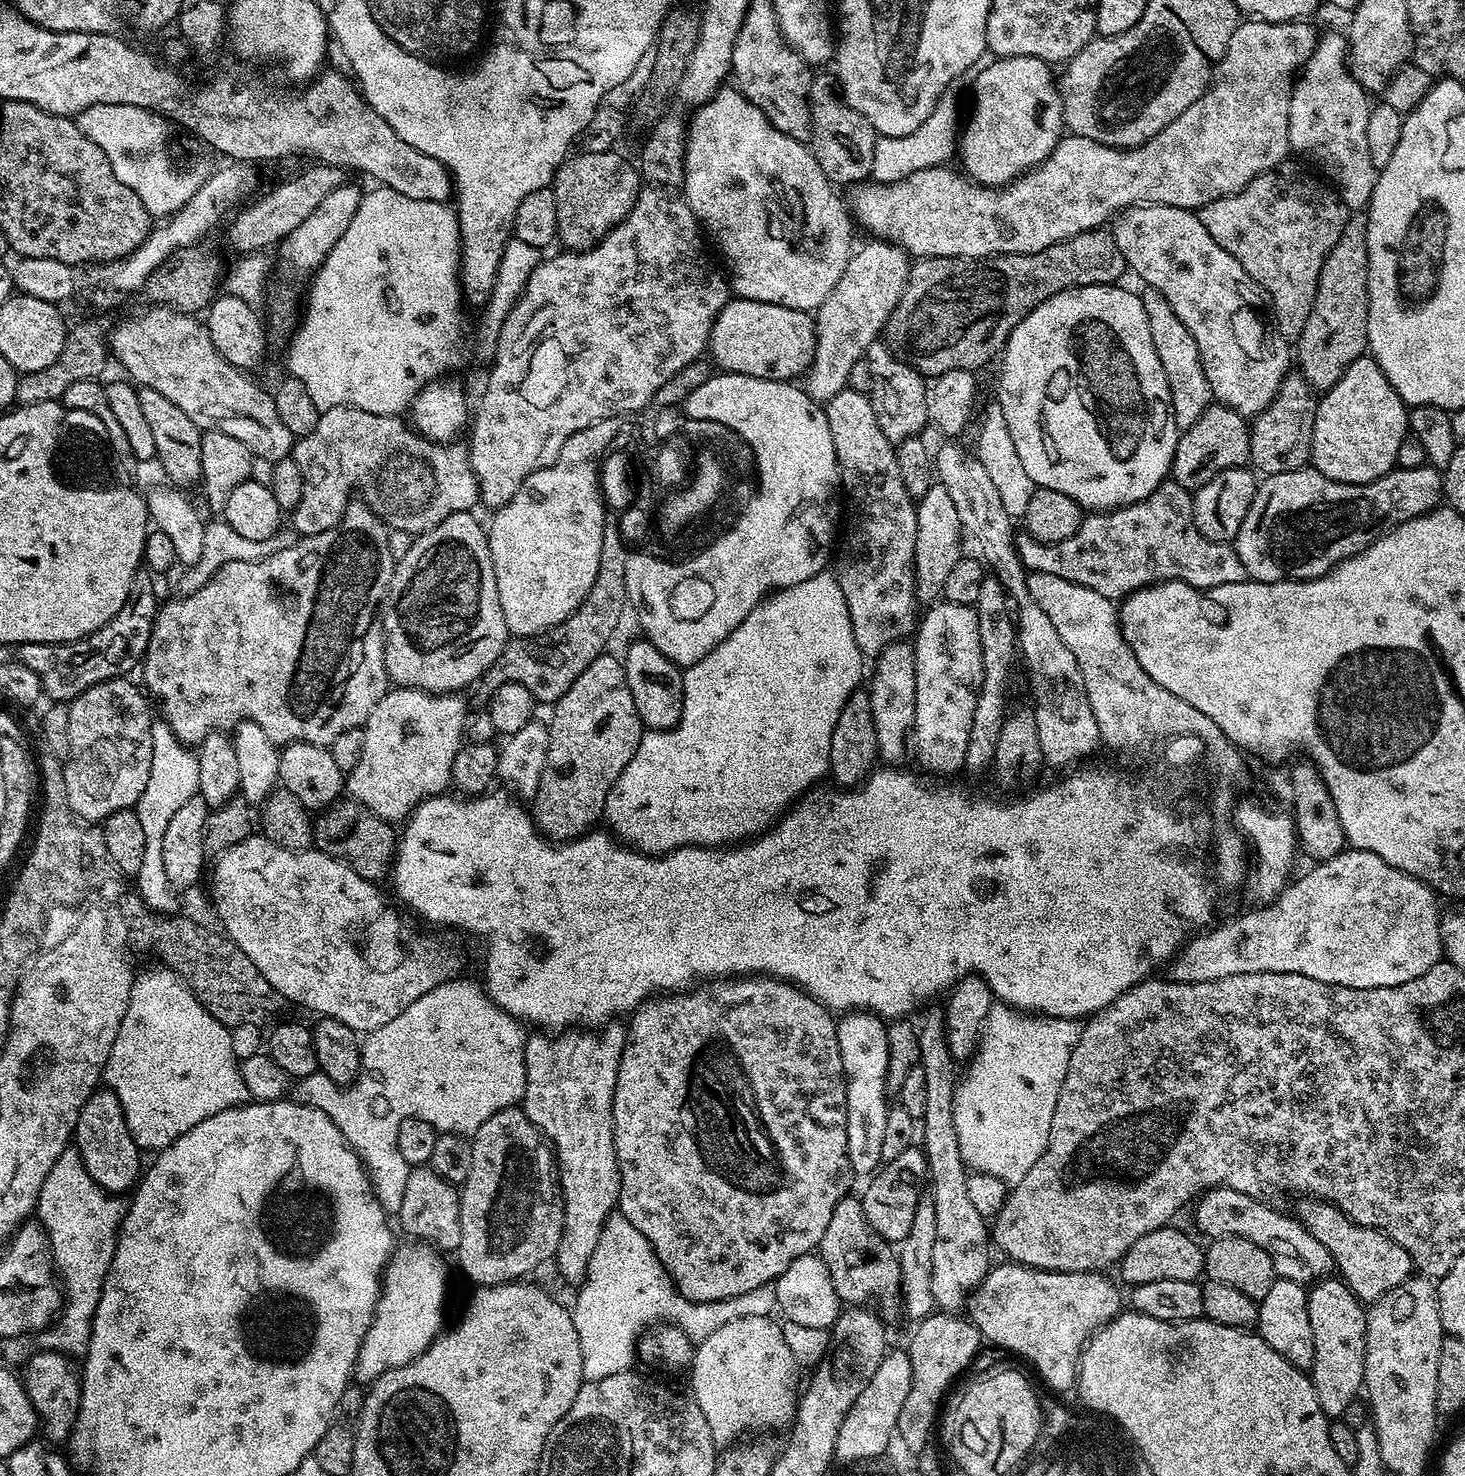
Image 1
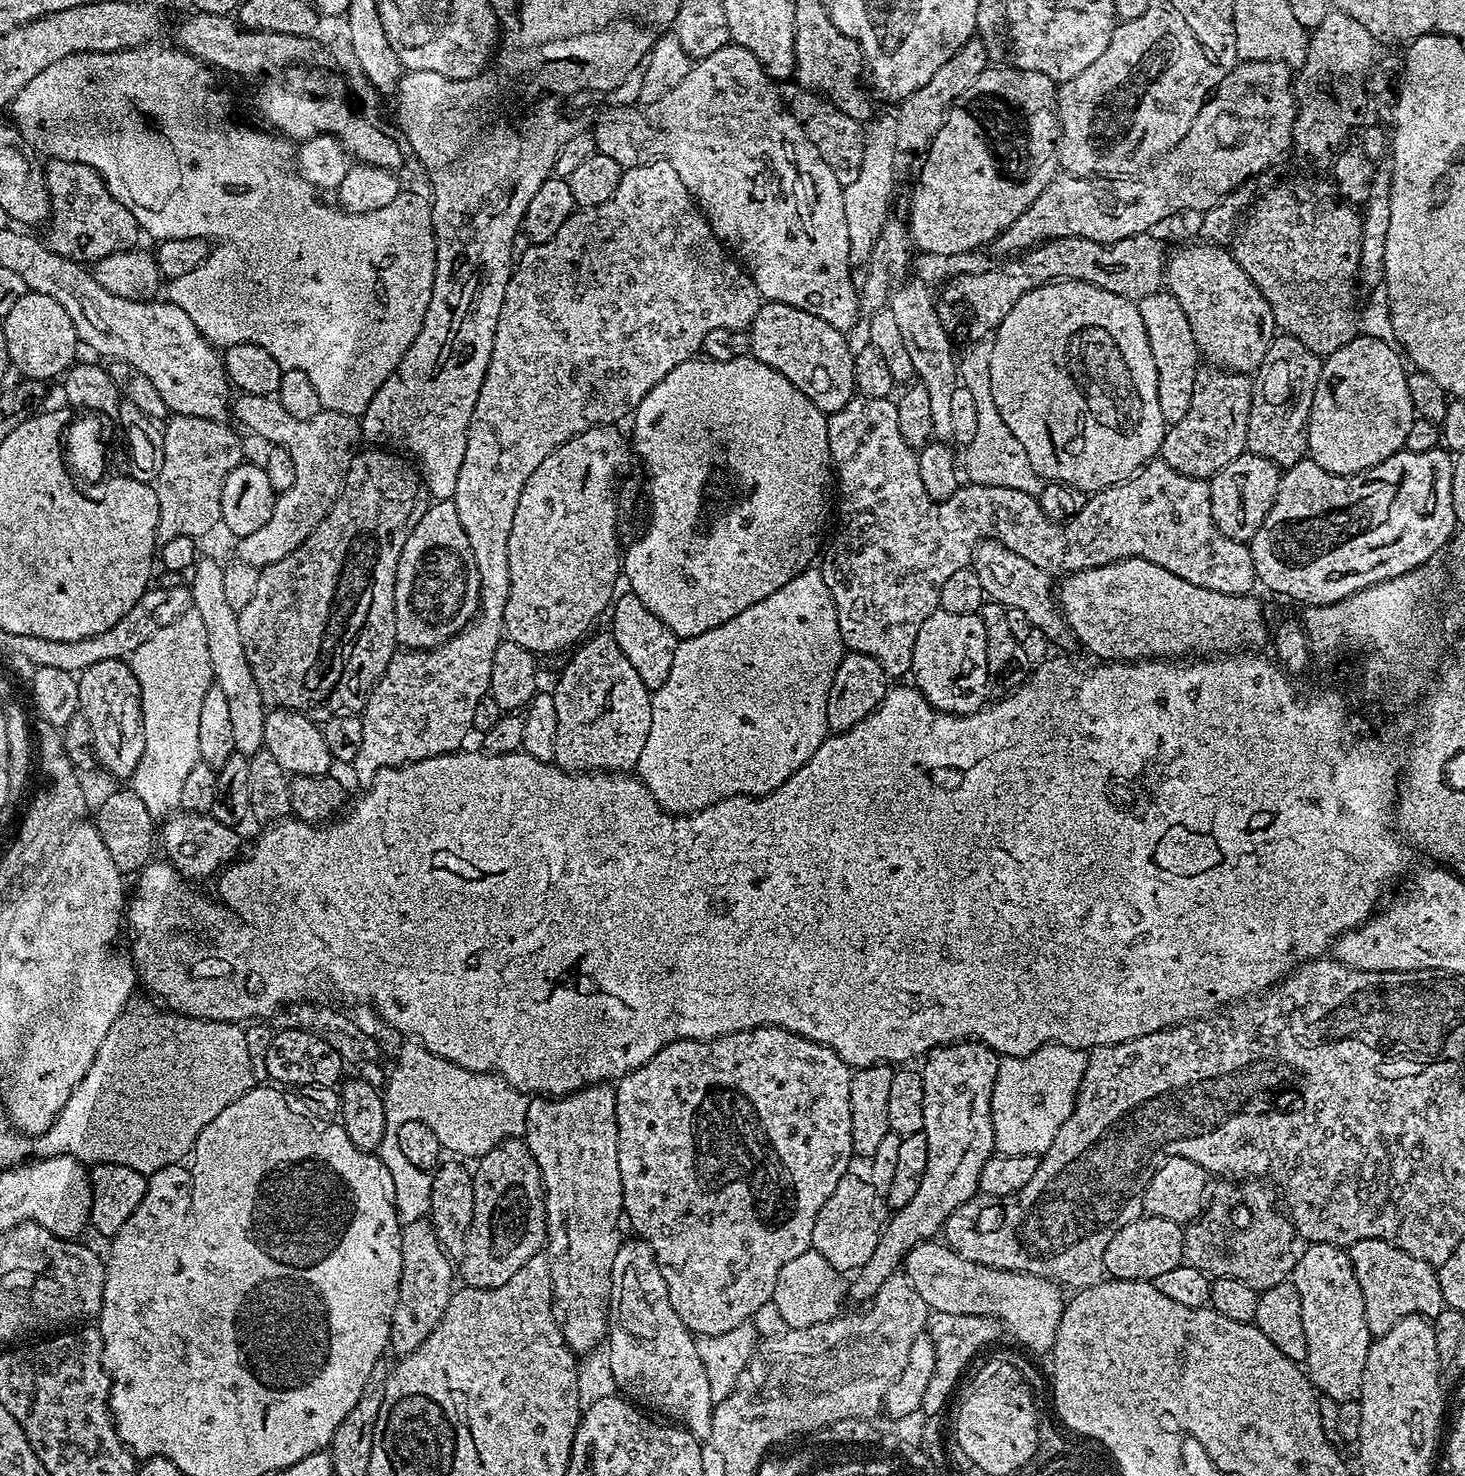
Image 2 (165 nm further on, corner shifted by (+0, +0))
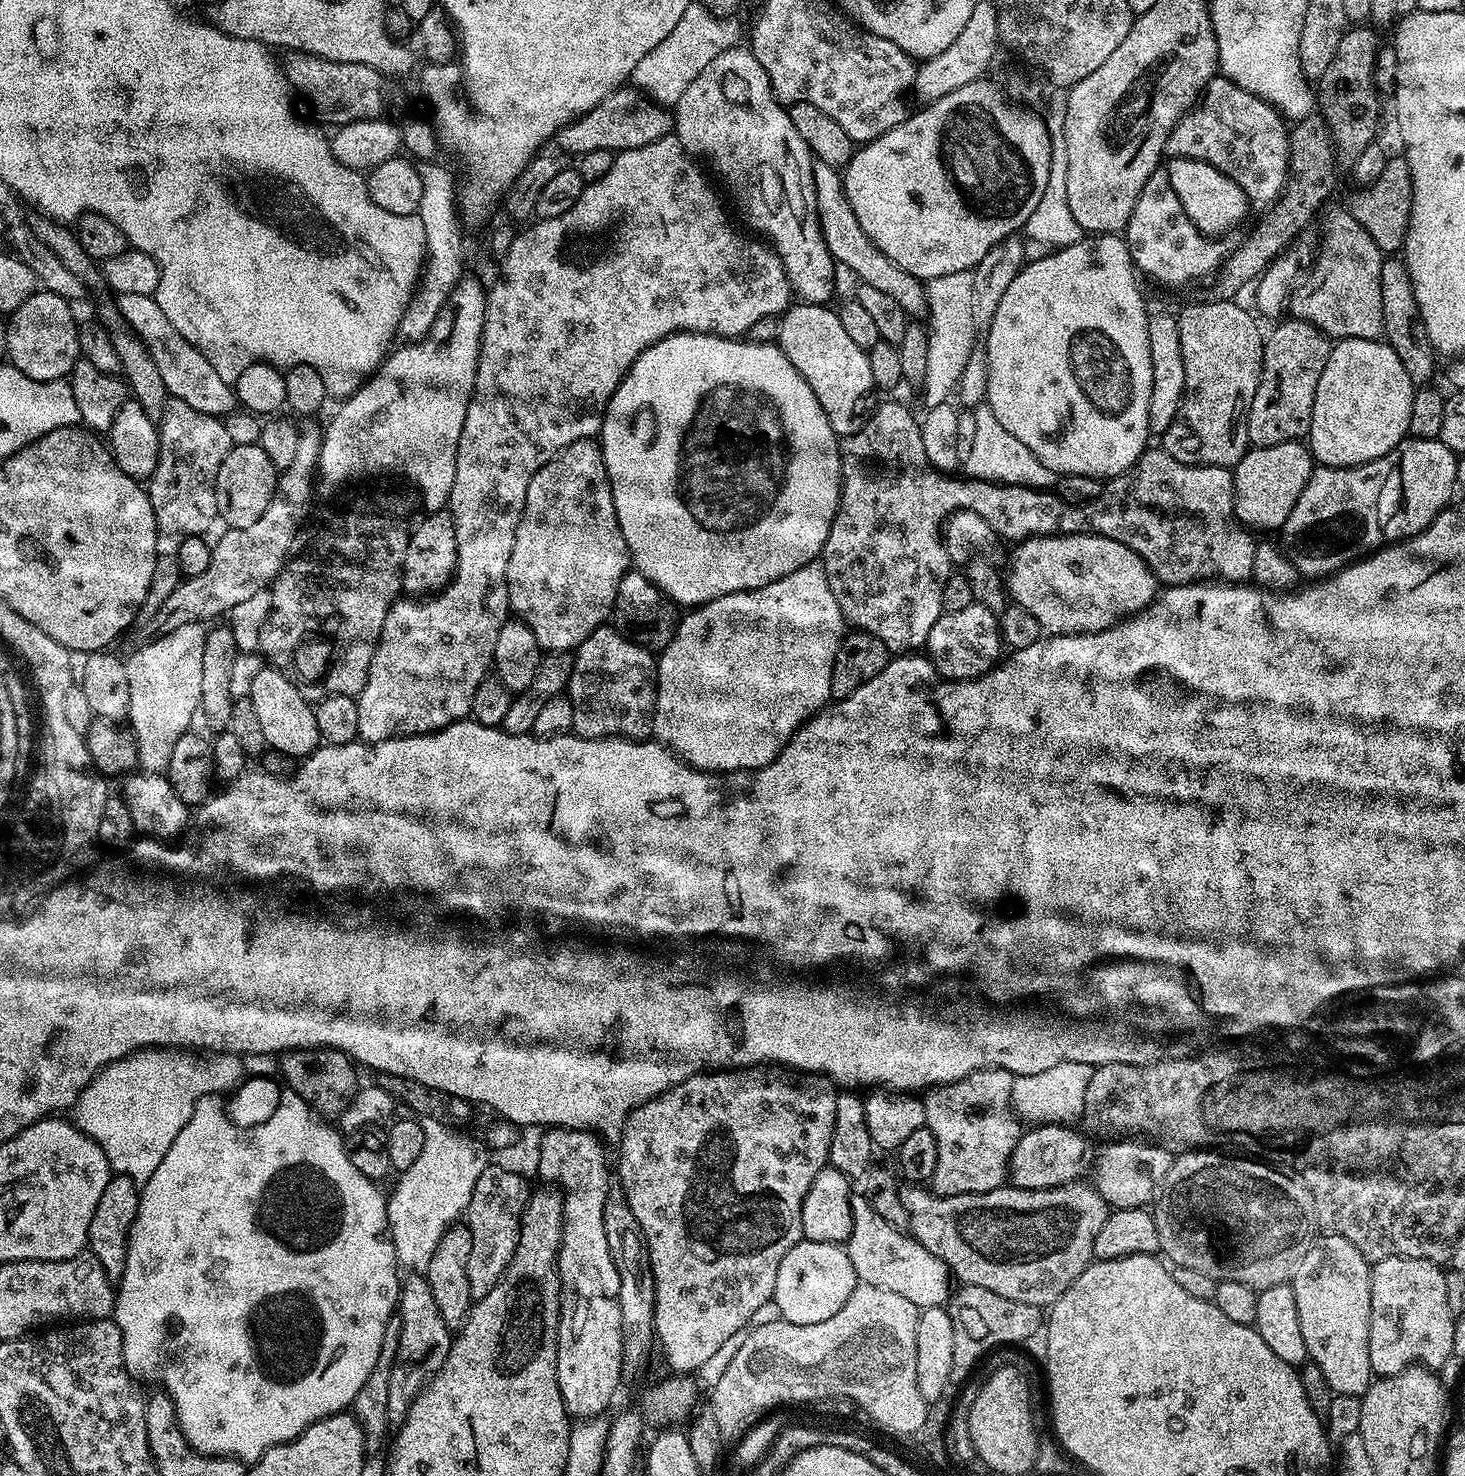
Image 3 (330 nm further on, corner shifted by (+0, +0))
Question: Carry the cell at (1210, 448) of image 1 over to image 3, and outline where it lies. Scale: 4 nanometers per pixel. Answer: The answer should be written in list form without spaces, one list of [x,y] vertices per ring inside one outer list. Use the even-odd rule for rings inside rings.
[[[1207,298],[1201,304],[1188,304],[1178,312],[1178,342],[1182,344],[1182,366],[1186,368],[1184,397],[1174,422],[1162,434],[1162,447],[1183,464],[1213,464],[1231,469],[1248,451],[1248,407],[1260,381],[1264,361],[1265,333],[1256,325],[1257,317],[1235,299]]]

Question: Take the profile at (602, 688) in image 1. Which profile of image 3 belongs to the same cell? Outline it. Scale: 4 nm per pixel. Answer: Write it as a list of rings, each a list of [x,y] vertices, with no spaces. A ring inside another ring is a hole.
[[[614,626],[595,628],[574,650],[574,670],[566,689],[574,710],[572,732],[582,738],[651,737],[652,715],[656,712],[657,663],[657,657],[649,649],[630,642]]]

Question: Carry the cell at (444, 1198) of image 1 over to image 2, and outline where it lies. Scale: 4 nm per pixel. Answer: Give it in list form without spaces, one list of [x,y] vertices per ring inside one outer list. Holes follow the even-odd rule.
[[[425,1218],[403,1225],[400,1230],[400,1249],[402,1274],[390,1330],[390,1348],[391,1351],[396,1351],[397,1357],[408,1356],[422,1342],[426,1342],[426,1338],[430,1338],[434,1326],[442,1322],[454,1291],[454,1264],[442,1250],[438,1234],[434,1234],[432,1229],[431,1219]]]

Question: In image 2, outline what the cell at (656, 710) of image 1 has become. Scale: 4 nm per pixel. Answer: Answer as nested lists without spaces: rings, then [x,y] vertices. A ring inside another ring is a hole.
[[[630,590],[621,591],[615,597],[610,608],[611,616],[610,631],[614,642],[618,642],[618,650],[626,654],[630,666],[634,666],[638,678],[642,678],[649,690],[660,688],[662,682],[670,678],[670,666],[674,666],[674,650],[678,643],[678,638],[672,633],[670,626],[666,626],[666,622],[662,622],[658,614],[650,614],[642,598],[638,598]]]

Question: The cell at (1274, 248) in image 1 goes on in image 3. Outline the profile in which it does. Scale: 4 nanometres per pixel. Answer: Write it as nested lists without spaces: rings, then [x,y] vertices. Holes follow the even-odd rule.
[[[1329,207],[1324,216],[1324,241],[1318,244],[1314,267],[1297,283],[1290,297],[1290,312],[1295,319],[1310,322],[1333,341],[1383,337],[1382,322],[1382,262],[1385,253],[1358,226],[1347,207]]]

